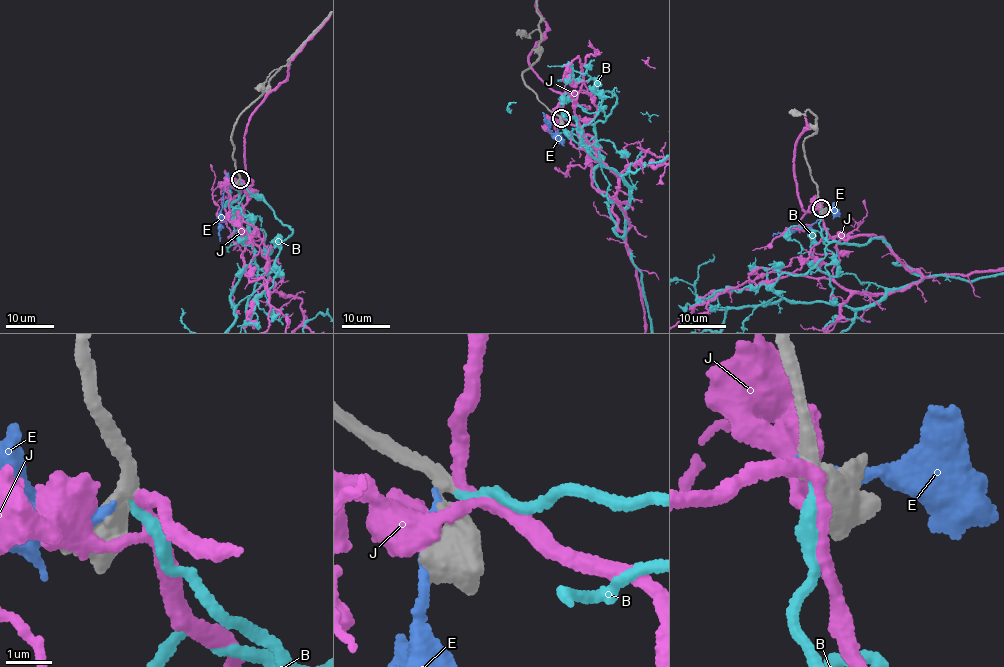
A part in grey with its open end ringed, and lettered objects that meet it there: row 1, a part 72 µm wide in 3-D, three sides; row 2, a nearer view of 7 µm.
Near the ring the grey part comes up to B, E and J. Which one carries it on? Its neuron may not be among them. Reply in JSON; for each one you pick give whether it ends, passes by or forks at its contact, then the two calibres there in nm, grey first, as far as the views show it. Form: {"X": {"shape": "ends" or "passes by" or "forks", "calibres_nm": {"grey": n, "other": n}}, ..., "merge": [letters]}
{"B": {"shape": "ends", "calibres_nm": {"grey": 280, "other": 190}}, "merge": ["B"]}

